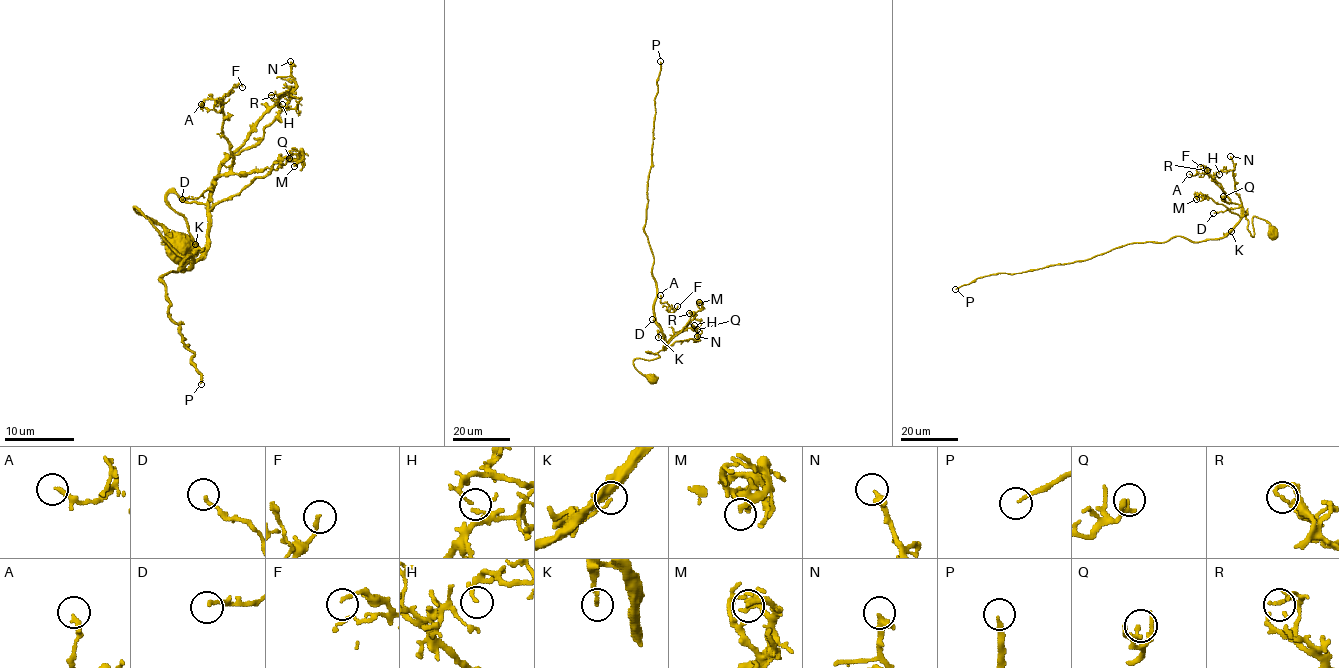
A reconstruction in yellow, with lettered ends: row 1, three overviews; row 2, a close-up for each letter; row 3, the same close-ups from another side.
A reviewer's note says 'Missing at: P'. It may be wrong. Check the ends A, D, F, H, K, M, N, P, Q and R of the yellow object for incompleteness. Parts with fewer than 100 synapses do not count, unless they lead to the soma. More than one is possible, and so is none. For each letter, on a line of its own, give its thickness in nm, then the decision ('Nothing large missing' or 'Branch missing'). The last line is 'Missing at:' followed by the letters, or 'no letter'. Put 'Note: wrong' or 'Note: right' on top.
Note: right
A: Thickness 200 nm. Nothing large missing
D: Thickness 140 nm. Nothing large missing
F: Thickness 150 nm. Nothing large missing
H: Thickness 110 nm. Nothing large missing
K: Thickness 140 nm. Nothing large missing
M: Thickness 140 nm. Nothing large missing
N: Thickness 360 nm. Nothing large missing
P: Thickness 160 nm. Branch missing
Q: Thickness 160 nm. Nothing large missing
R: Thickness 200 nm. Nothing large missing
Missing at: P

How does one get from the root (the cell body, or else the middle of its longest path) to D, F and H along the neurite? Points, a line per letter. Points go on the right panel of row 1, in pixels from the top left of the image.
D: (1272, 233), (1269, 235), (1269, 224), (1254, 216), (1252, 236), (1247, 210), (1244, 214), (1240, 207), (1213, 213)
F: (1272, 233), (1269, 235), (1269, 224), (1254, 216), (1252, 236), (1247, 210), (1244, 214), (1206, 168), (1200, 167)
H: (1272, 233), (1269, 224), (1254, 216), (1250, 235), (1233, 170), (1219, 174)

